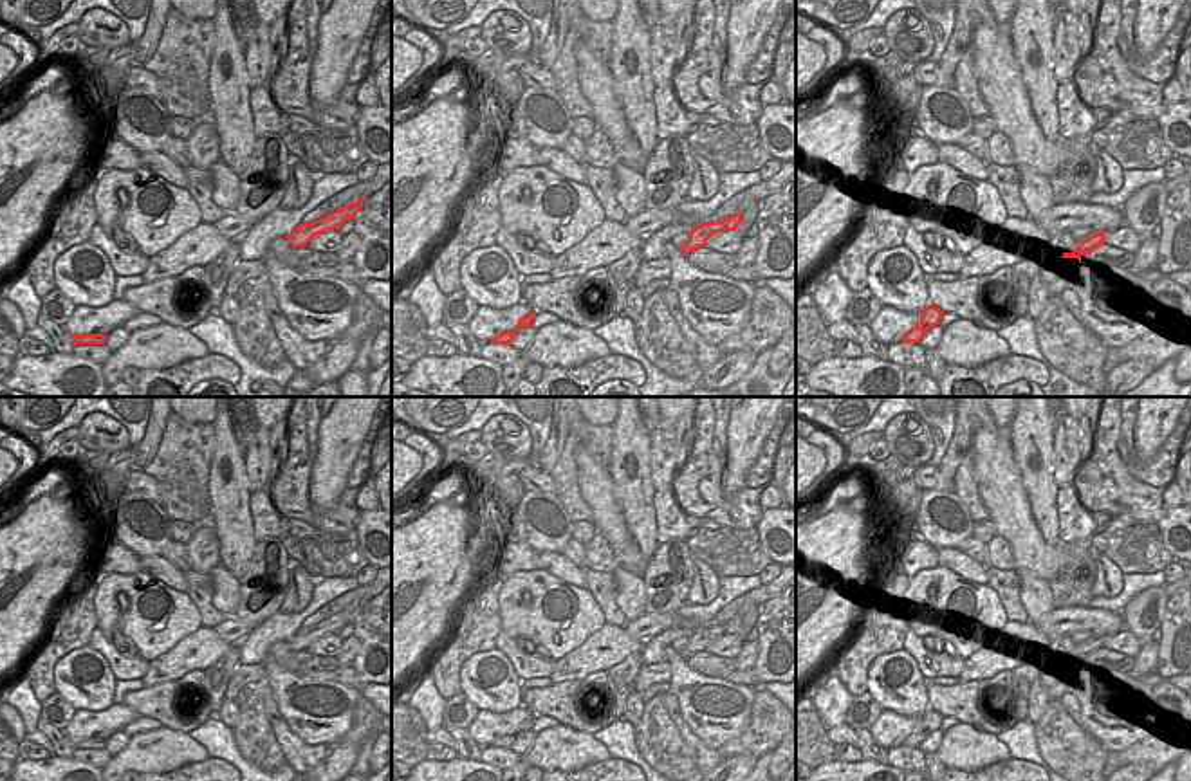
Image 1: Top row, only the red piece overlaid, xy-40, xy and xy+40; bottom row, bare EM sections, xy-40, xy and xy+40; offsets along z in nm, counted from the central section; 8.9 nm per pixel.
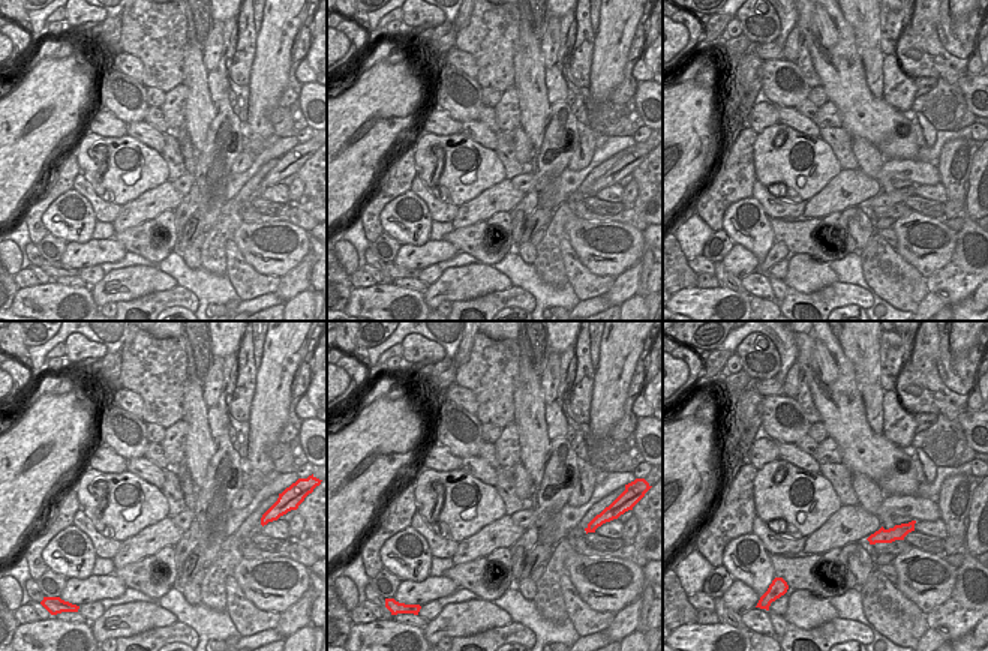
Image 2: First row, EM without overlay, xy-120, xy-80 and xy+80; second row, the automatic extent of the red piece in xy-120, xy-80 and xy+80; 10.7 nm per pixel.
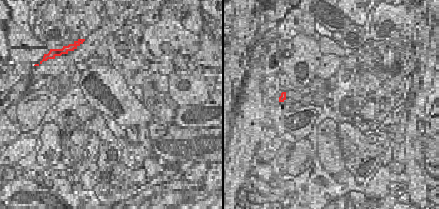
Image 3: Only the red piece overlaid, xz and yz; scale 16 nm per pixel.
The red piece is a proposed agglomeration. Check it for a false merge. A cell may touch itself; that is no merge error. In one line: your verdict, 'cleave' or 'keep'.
keep

